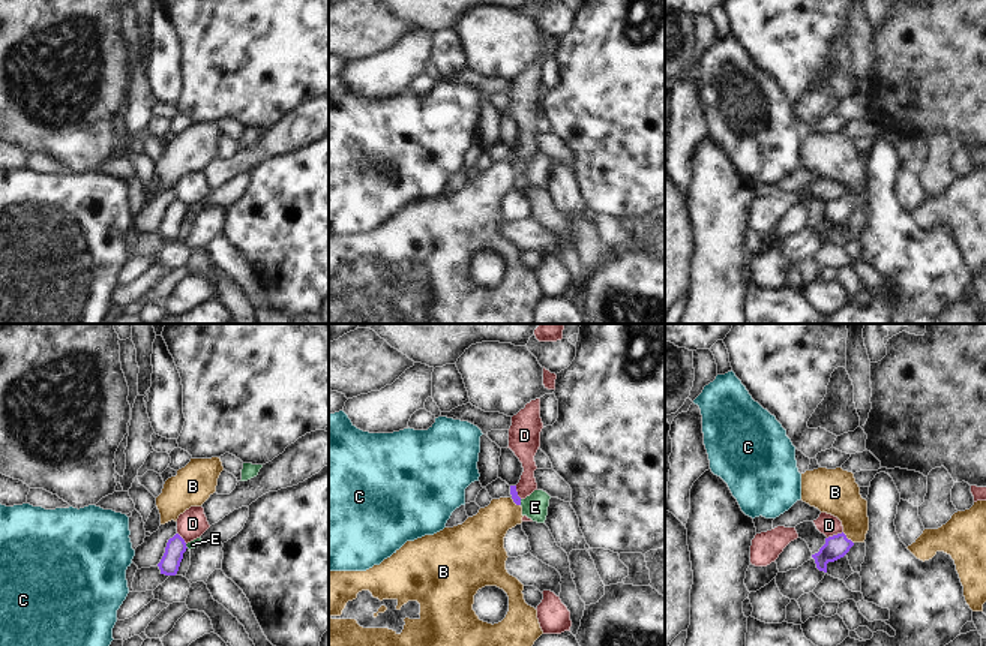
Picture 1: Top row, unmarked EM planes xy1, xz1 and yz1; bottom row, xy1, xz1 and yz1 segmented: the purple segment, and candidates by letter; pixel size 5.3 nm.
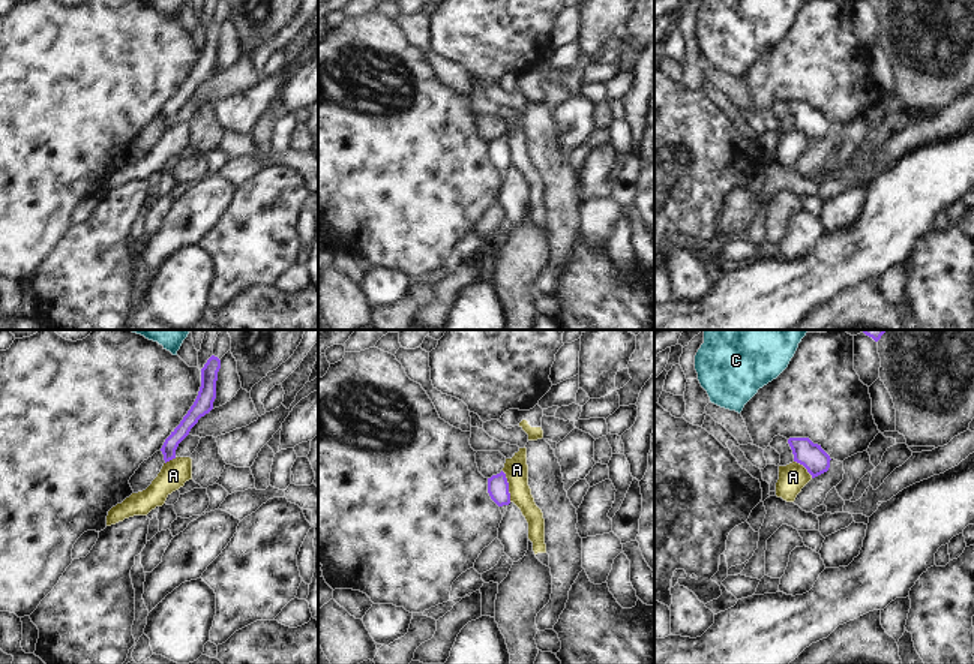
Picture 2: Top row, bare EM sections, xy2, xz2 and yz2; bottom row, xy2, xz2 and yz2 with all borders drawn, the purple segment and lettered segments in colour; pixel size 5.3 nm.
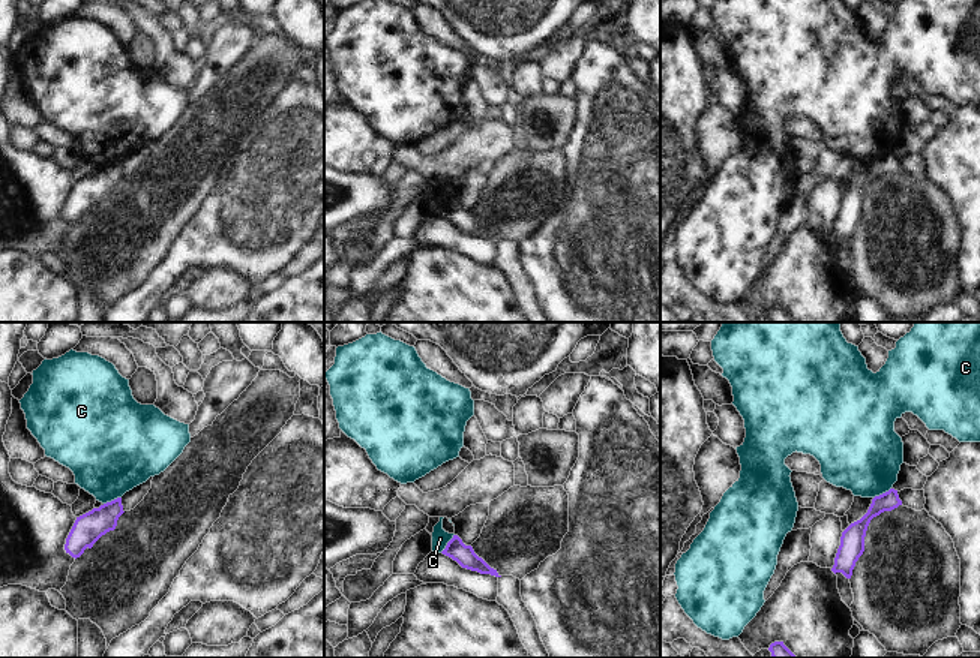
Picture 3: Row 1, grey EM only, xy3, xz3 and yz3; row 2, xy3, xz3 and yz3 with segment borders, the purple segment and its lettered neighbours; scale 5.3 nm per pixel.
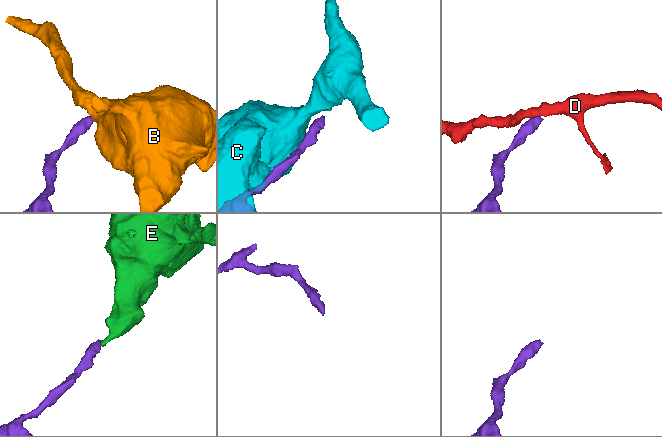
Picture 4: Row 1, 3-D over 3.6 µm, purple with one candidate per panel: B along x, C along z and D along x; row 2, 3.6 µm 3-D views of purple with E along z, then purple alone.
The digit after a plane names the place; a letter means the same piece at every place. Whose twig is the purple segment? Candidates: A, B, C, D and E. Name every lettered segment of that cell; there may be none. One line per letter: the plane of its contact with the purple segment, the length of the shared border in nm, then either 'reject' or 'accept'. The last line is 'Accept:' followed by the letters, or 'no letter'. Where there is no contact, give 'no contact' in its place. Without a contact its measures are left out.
A: contact in xz2; length 180 nm; reject
B: contact in yz1; length 90 nm; reject
C: contact in xz3; length 130 nm; reject
D: contact in yz1; length 100 nm; reject
E: contact in xz1; length 30 nm; accept
Accept: E

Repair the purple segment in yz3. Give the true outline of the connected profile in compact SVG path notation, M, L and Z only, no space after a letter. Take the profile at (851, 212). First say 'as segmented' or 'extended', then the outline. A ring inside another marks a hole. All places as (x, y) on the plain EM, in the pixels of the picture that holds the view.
as segmented; M894 153L872 163L867 177L842 196L840 210L831 232L834 238L842 237L846 243L851 243L855 226L864 216L864 201L870 184L884 175L897 172L899 169L902 169L902 165Z

